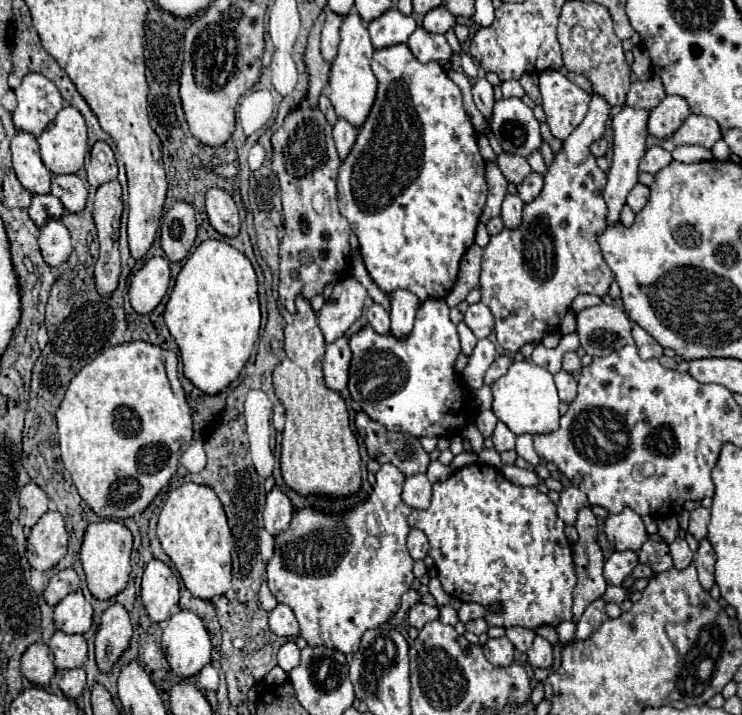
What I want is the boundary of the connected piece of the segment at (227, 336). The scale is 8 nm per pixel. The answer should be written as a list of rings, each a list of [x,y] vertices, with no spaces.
[[[208,238],[200,242],[196,250],[188,256],[180,274],[176,276],[174,288],[164,308],[164,322],[180,348],[184,376],[206,394],[218,394],[232,380],[236,380],[252,354],[252,348],[258,340],[260,320],[262,320],[256,288],[258,288],[258,278],[246,254],[218,238]]]

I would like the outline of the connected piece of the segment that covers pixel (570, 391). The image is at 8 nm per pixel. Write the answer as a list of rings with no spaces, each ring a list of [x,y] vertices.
[[[560,370],[554,376],[554,380],[556,380],[556,388],[558,388],[558,394],[560,394],[560,400],[570,404],[576,398],[576,380],[574,380],[574,376],[564,372],[564,370]]]

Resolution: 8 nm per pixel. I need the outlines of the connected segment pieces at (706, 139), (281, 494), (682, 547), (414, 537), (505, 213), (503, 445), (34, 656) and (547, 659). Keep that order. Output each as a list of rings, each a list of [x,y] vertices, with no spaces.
[[[690,114],[686,122],[678,128],[674,134],[674,144],[700,144],[706,148],[712,148],[714,142],[722,138],[720,126],[716,120],[700,114]]]
[[[274,486],[270,492],[268,492],[268,498],[266,498],[266,506],[264,506],[264,528],[276,536],[280,532],[284,532],[290,524],[290,518],[292,518],[292,502],[288,498],[288,494]]]
[[[676,538],[672,544],[670,544],[670,556],[674,560],[674,566],[676,568],[686,568],[690,562],[692,562],[692,550],[688,548],[686,540],[684,538]]]
[[[410,530],[408,534],[408,552],[414,560],[424,560],[428,556],[428,538],[422,530]]]
[[[506,194],[502,204],[502,214],[500,214],[506,228],[516,228],[520,224],[522,208],[524,208],[524,202],[520,200],[518,194]]]
[[[502,422],[496,424],[496,430],[492,434],[492,442],[494,442],[494,448],[498,452],[504,452],[504,450],[512,450],[514,444],[516,444],[516,434],[510,432],[510,428]]]
[[[36,642],[36,644],[28,646],[26,652],[22,654],[20,670],[36,686],[50,684],[52,676],[56,674],[54,656],[52,656],[50,648],[44,642]]]
[[[536,636],[532,648],[526,652],[532,668],[552,668],[552,664],[554,664],[552,650],[554,650],[554,646],[548,640],[544,640],[542,636]]]

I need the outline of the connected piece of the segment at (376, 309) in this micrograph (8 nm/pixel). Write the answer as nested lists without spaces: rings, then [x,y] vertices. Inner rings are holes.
[[[372,304],[368,308],[366,316],[368,316],[368,324],[374,328],[374,332],[380,332],[380,334],[388,334],[390,332],[390,316],[382,306]]]

